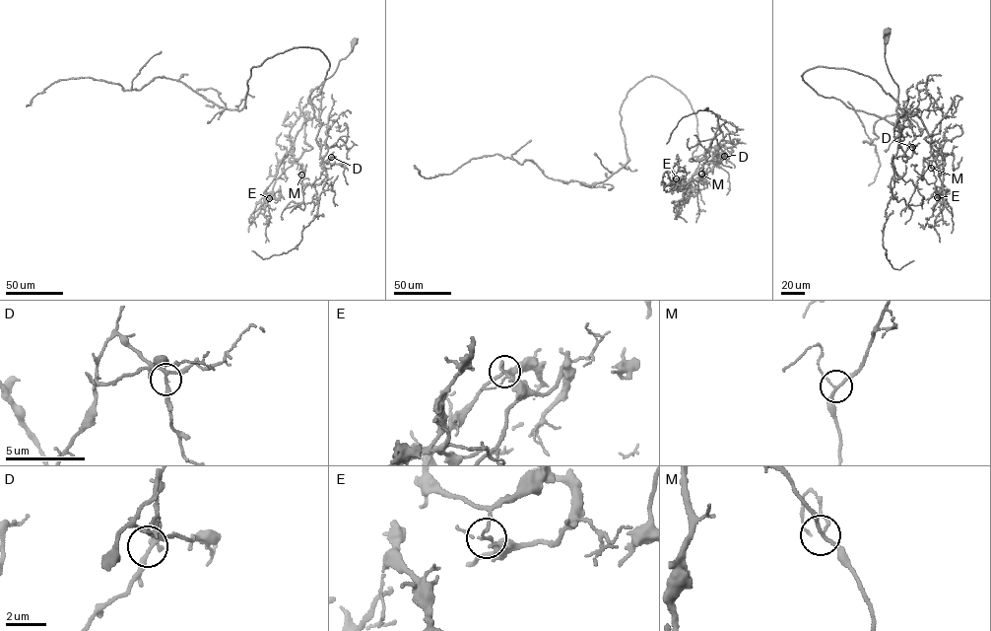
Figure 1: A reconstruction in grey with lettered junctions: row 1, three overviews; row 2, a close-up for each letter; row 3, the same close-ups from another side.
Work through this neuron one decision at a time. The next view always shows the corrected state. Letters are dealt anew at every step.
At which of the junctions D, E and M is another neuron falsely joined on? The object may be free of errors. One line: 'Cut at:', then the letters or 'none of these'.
Cut at: E

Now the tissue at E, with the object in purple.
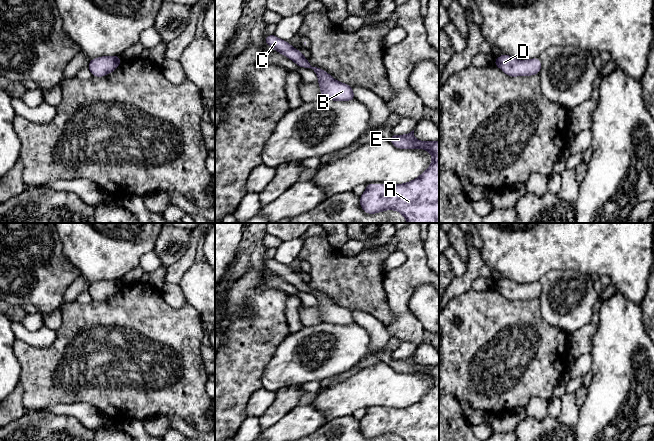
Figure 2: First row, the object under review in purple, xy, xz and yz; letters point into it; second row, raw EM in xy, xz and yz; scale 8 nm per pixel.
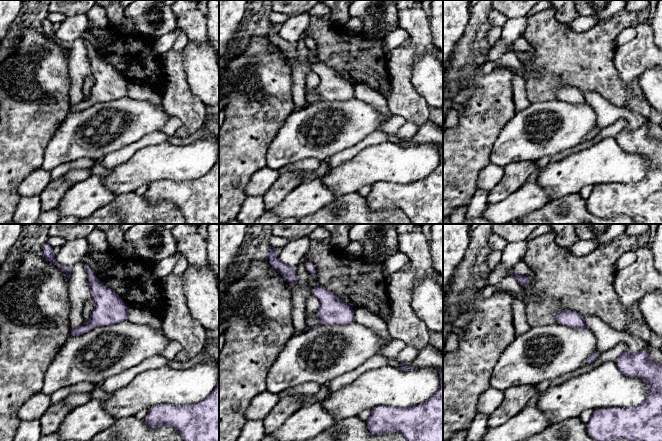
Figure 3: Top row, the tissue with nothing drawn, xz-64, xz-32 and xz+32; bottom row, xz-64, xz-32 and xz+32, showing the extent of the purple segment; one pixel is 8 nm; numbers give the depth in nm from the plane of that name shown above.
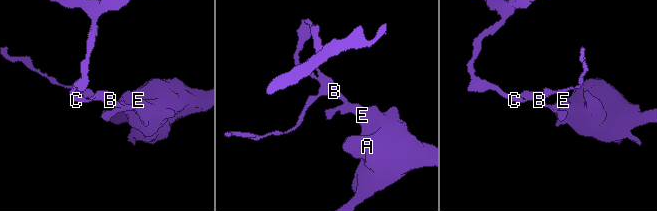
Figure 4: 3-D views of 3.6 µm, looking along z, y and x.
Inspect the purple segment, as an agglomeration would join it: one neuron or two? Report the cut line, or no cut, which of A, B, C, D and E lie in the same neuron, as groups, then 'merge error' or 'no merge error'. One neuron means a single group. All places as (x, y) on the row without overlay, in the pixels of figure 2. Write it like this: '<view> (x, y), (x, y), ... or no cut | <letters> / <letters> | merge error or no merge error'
xz (310, 290), (312, 293), (319, 292), (323, 297) | A B D E / C | merge error

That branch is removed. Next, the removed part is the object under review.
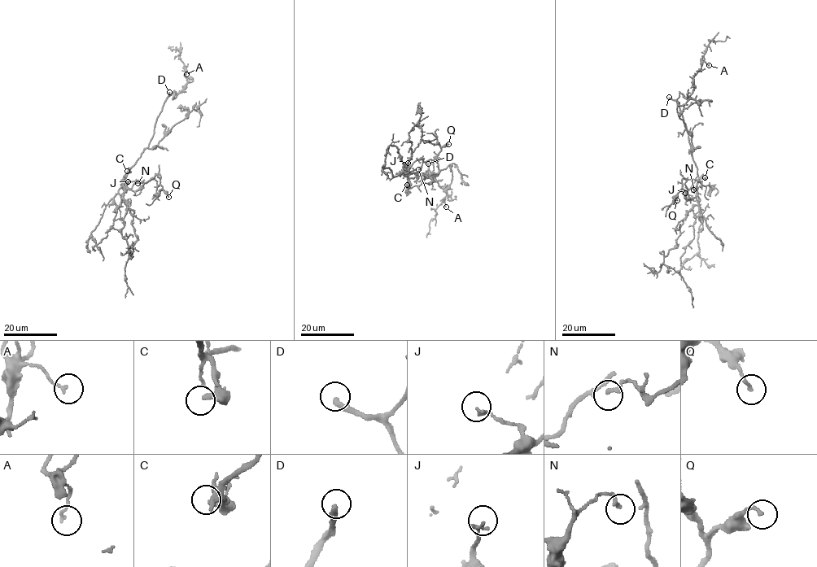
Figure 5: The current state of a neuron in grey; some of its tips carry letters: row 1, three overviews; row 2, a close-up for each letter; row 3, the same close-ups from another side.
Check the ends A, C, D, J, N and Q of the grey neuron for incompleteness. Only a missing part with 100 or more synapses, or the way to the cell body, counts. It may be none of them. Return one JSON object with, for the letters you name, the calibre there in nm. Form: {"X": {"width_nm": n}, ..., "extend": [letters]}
{"D": {"width_nm": 280}, "extend": ["D"]}

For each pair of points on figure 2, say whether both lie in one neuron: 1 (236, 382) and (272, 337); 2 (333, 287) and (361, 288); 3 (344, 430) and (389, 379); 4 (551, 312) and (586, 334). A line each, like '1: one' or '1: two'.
1: one
2: one
3: two
4: two

